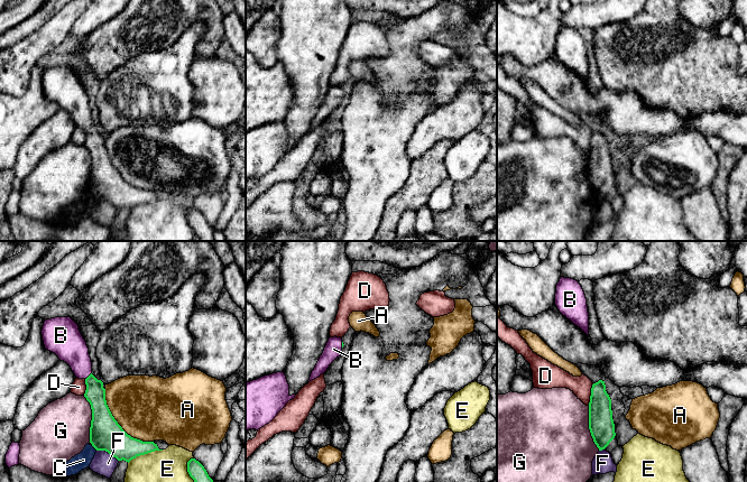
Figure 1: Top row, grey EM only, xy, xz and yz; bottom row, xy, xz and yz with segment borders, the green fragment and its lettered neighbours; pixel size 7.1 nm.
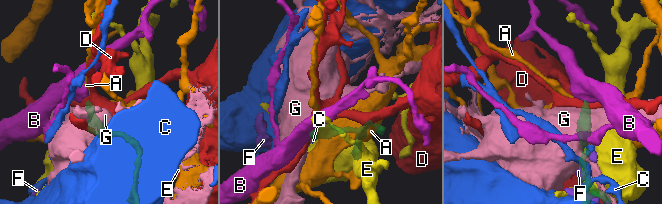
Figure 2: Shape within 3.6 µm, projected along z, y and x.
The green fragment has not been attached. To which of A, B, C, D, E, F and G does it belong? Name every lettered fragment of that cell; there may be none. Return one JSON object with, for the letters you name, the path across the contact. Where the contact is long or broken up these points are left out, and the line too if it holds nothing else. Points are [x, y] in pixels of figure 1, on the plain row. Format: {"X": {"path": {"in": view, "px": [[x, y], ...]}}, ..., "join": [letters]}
{"B": {"path": {"in": "xy", "px": [[95, 142], [89, 124], [70, 95]]}}, "join": ["B"]}

